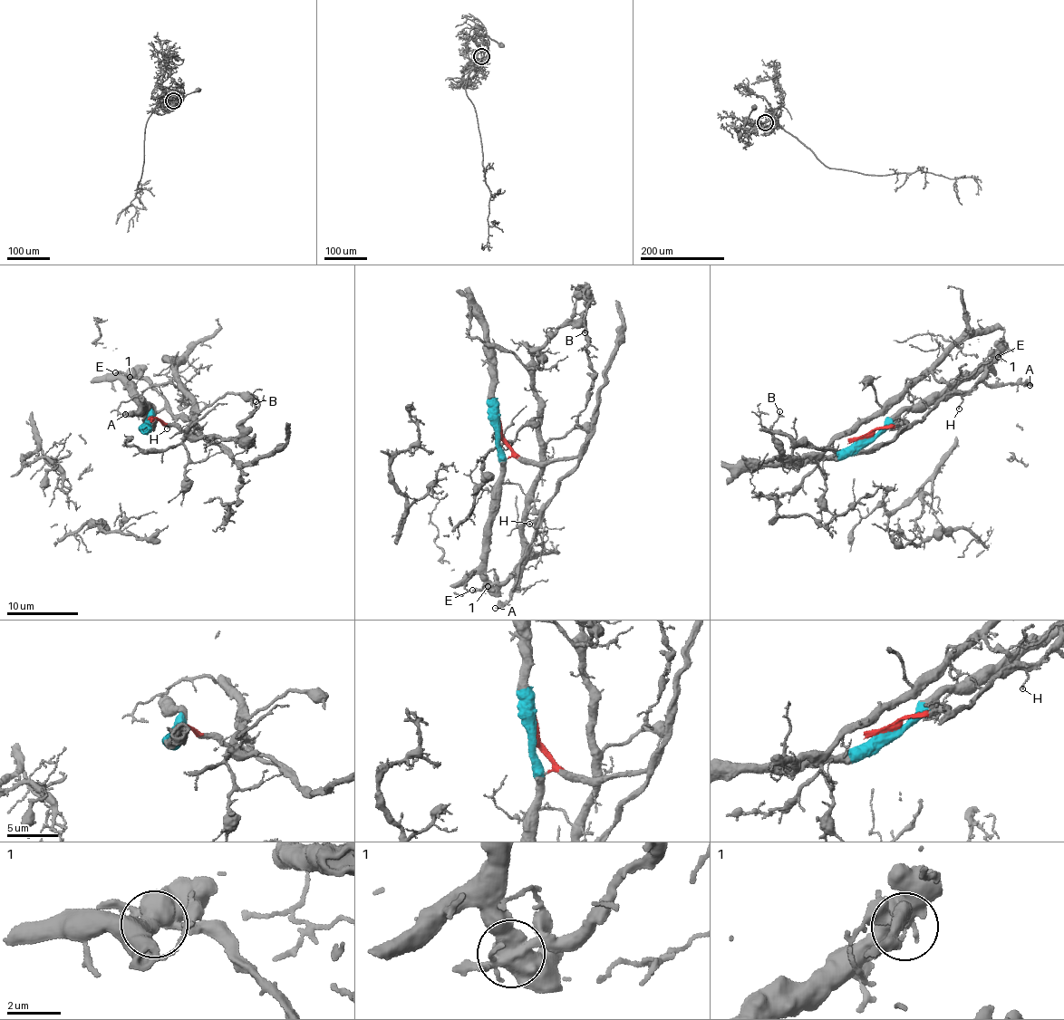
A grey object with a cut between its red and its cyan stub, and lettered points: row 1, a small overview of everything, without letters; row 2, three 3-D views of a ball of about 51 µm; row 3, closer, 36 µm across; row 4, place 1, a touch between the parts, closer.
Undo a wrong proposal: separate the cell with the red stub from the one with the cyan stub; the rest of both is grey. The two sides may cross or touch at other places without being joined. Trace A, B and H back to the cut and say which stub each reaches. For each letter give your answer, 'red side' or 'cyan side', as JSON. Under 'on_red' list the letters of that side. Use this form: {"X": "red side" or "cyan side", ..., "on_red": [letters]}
{"A": "red side", "B": "cyan side", "H": "red side", "on_red": ["A", "H"]}

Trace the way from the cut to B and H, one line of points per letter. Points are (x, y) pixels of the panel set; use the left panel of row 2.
B: (149, 422), (150, 410), (141, 393), (167, 382), (196, 410), (188, 435), (236, 437), (256, 401)
H: (149, 420), (156, 418), (182, 431), (198, 432), (212, 437), (221, 447), (187, 420), (178, 418), (167, 428)

